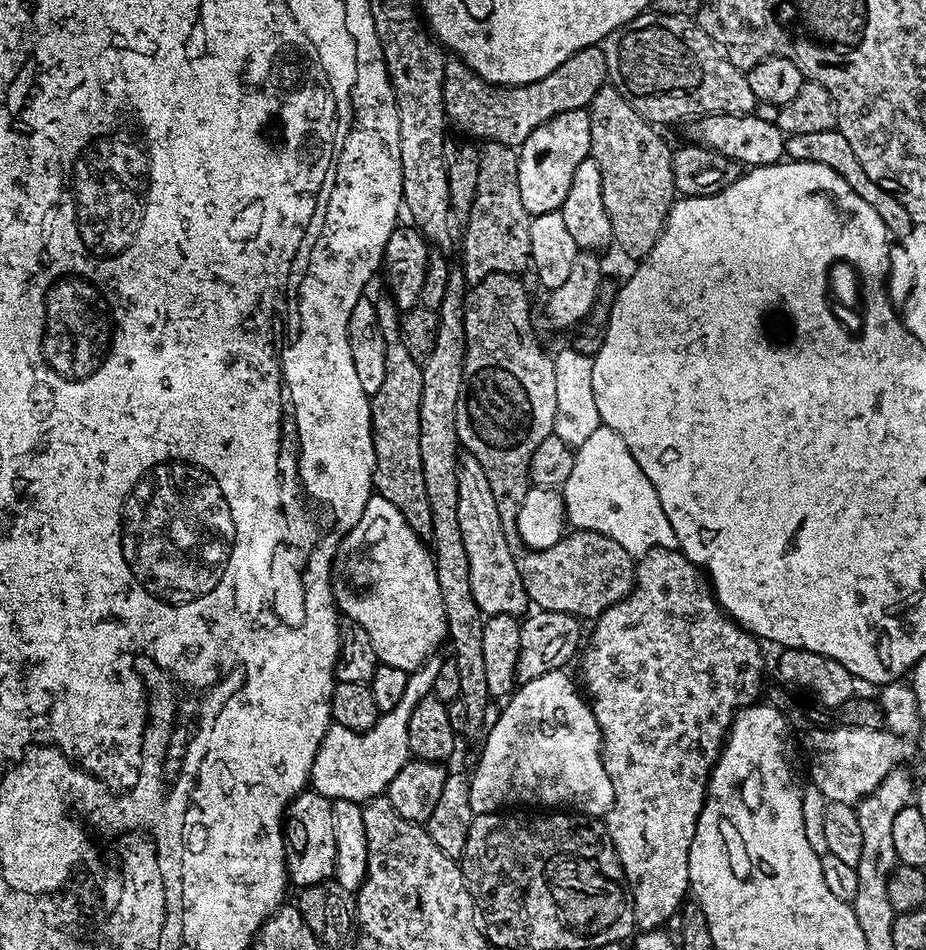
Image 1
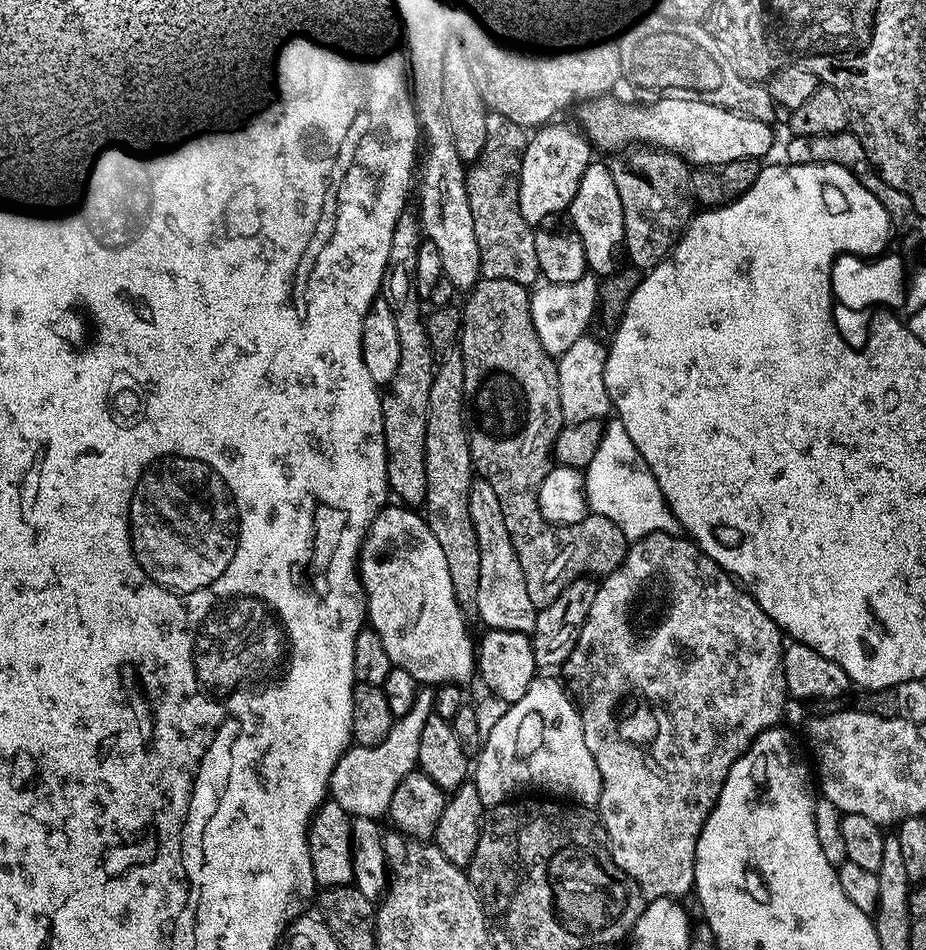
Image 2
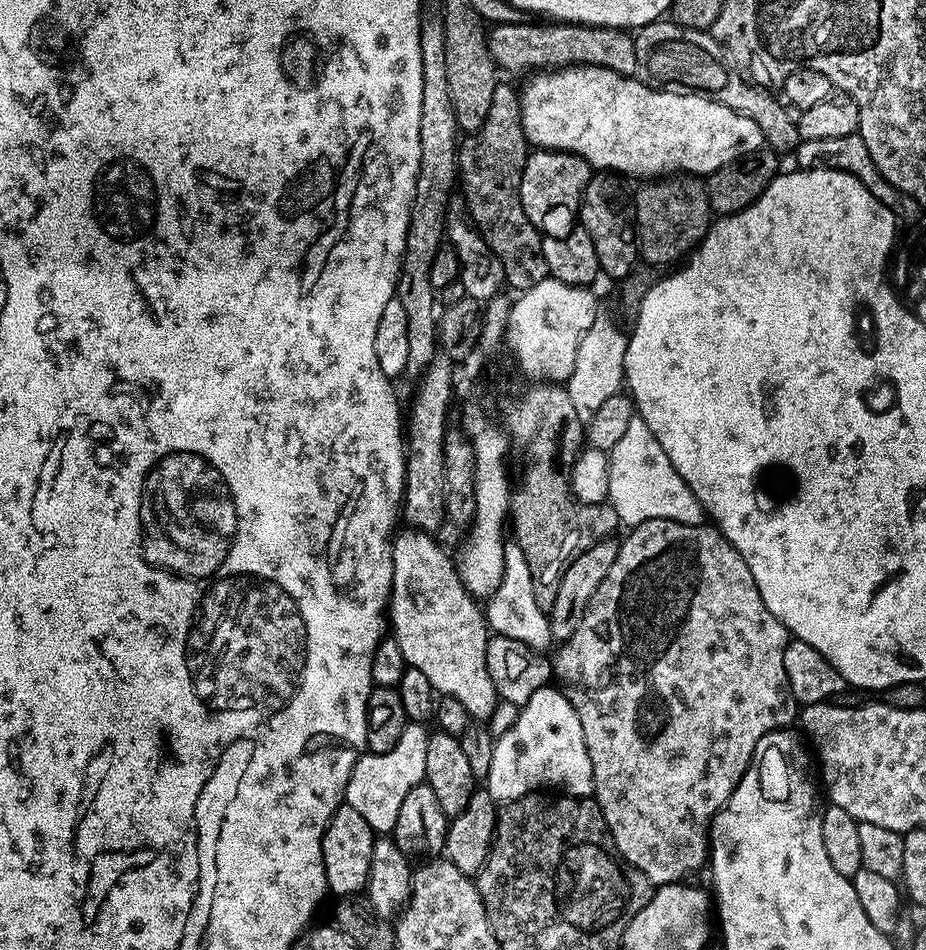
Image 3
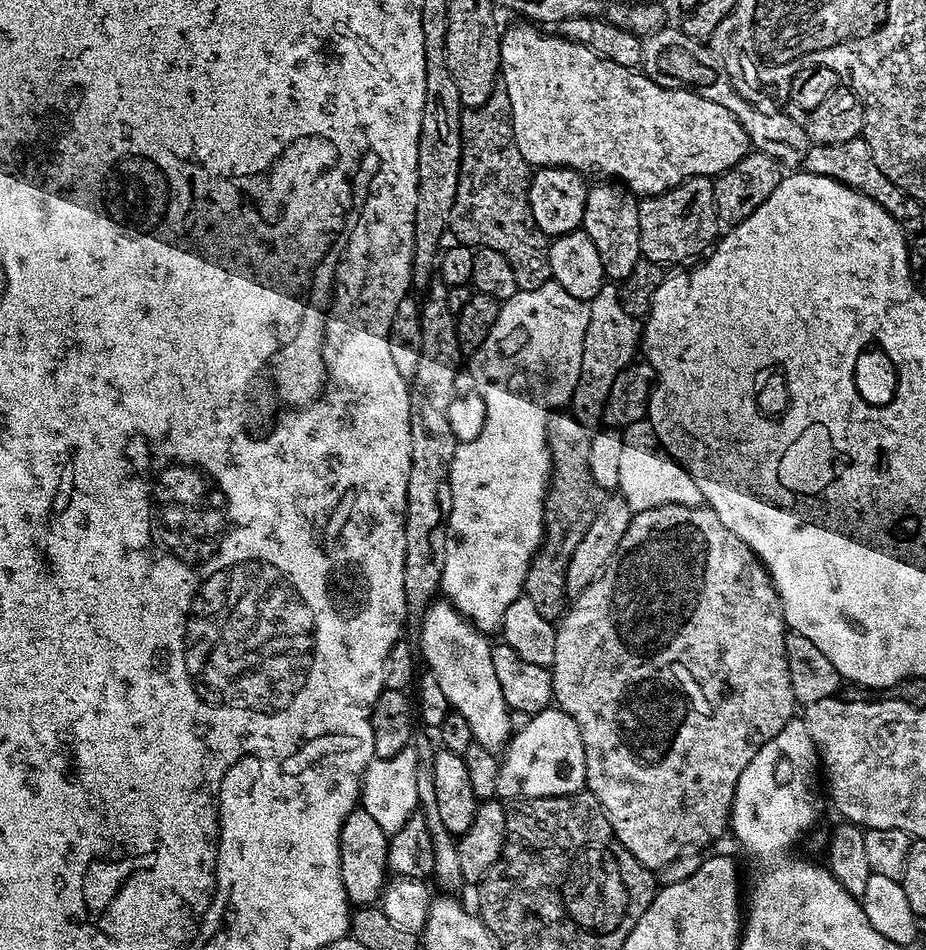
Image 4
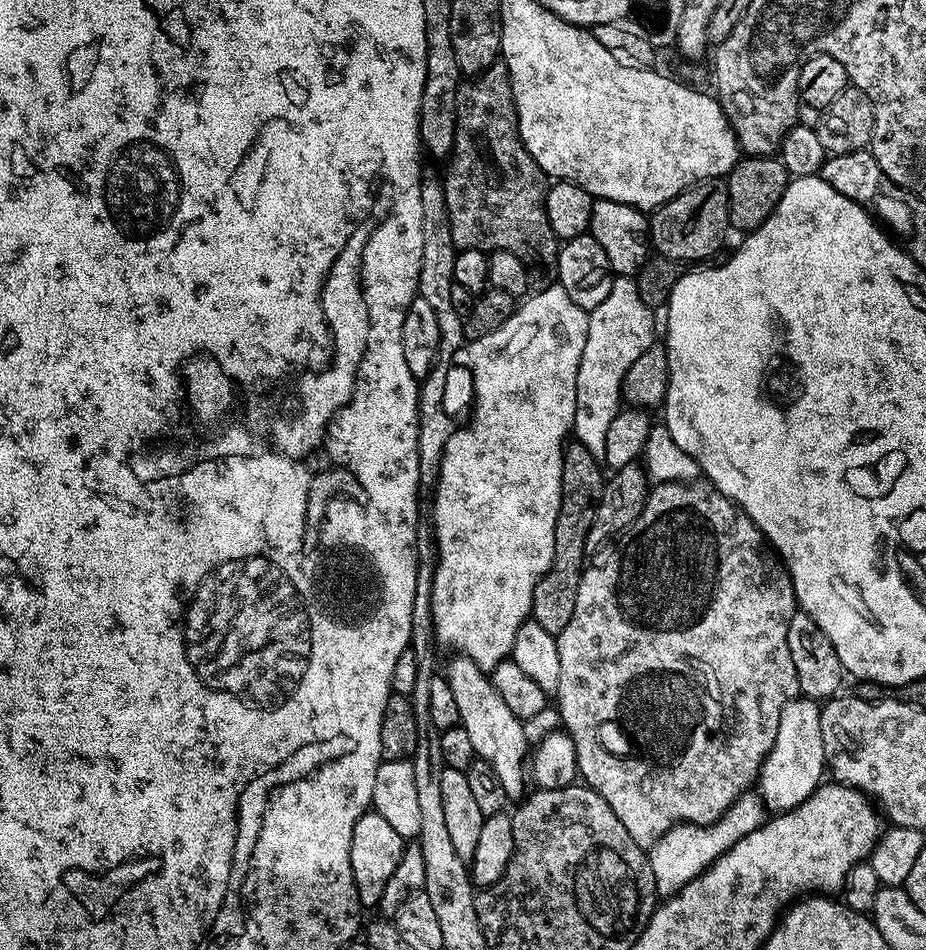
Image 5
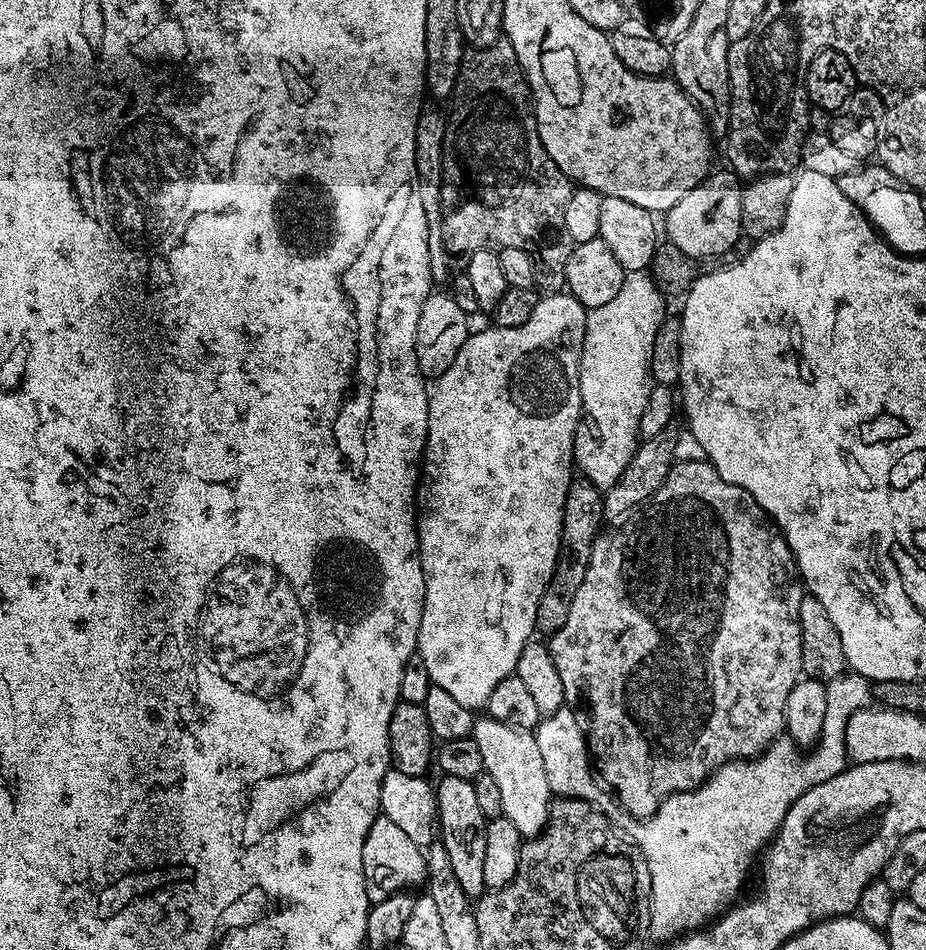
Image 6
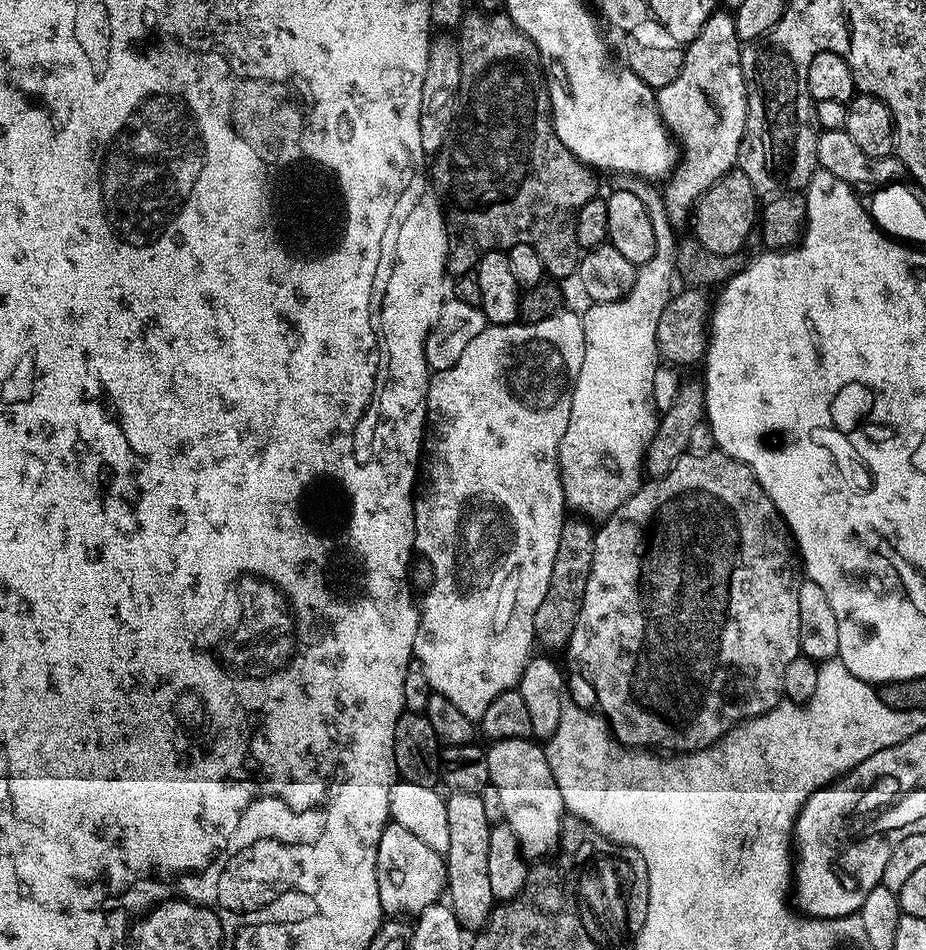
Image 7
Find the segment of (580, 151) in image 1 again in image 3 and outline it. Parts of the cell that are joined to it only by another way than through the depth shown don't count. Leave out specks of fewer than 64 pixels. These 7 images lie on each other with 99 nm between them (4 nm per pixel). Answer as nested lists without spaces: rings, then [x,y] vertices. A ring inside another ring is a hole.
[[[533,151],[522,170],[522,186],[520,187],[522,210],[526,210],[526,218],[530,218],[532,225],[544,236],[566,238],[566,234],[570,234],[573,228],[577,227],[580,202],[584,198],[584,191],[592,181],[593,175],[592,165],[587,164],[580,156],[569,152]]]

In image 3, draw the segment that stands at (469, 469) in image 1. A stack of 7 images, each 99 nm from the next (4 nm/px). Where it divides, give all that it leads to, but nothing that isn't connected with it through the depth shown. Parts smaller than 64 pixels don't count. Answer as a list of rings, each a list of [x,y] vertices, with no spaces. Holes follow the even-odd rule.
[[[514,542],[504,545],[502,582],[498,582],[494,594],[487,597],[486,619],[489,629],[495,635],[514,638],[514,642],[522,642],[537,650],[548,650],[548,647],[549,649],[553,647],[549,613],[544,612],[534,598],[534,578],[530,578],[530,566],[526,566],[526,554],[522,554],[522,550]]]

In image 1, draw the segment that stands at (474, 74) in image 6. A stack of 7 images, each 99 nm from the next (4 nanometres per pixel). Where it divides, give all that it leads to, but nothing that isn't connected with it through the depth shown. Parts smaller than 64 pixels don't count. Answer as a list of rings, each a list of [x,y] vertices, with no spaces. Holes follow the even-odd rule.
[[[488,140],[483,147],[480,148],[480,165],[478,166],[478,194],[474,194],[474,206],[470,210],[464,228],[464,265],[462,271],[464,279],[469,285],[482,282],[482,278],[486,278],[490,274],[498,274],[499,272],[511,272],[513,274],[523,273],[523,268],[526,269],[530,264],[530,257],[532,251],[530,250],[530,226],[532,225],[531,219],[526,210],[526,206],[522,206],[522,194],[518,194],[518,152],[513,145],[499,144],[493,140]]]

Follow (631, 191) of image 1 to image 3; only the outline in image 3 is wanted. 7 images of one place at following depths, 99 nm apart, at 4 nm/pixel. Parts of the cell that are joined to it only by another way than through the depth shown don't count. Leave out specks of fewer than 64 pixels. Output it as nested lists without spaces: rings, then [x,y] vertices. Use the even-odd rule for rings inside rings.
[[[673,174],[641,184],[636,192],[636,216],[634,212],[639,259],[653,266],[675,265],[679,256],[687,257],[708,233],[714,213],[708,205],[705,181],[691,174]]]

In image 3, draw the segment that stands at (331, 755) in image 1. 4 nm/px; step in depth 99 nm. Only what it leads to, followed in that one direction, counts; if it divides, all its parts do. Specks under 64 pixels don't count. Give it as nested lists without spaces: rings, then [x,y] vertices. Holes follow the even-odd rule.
[[[408,722],[392,750],[386,753],[363,753],[356,760],[347,783],[345,803],[366,818],[378,834],[390,834],[397,822],[402,801],[414,786],[425,781],[429,729],[423,723]],[[427,729],[427,730],[426,730]]]

